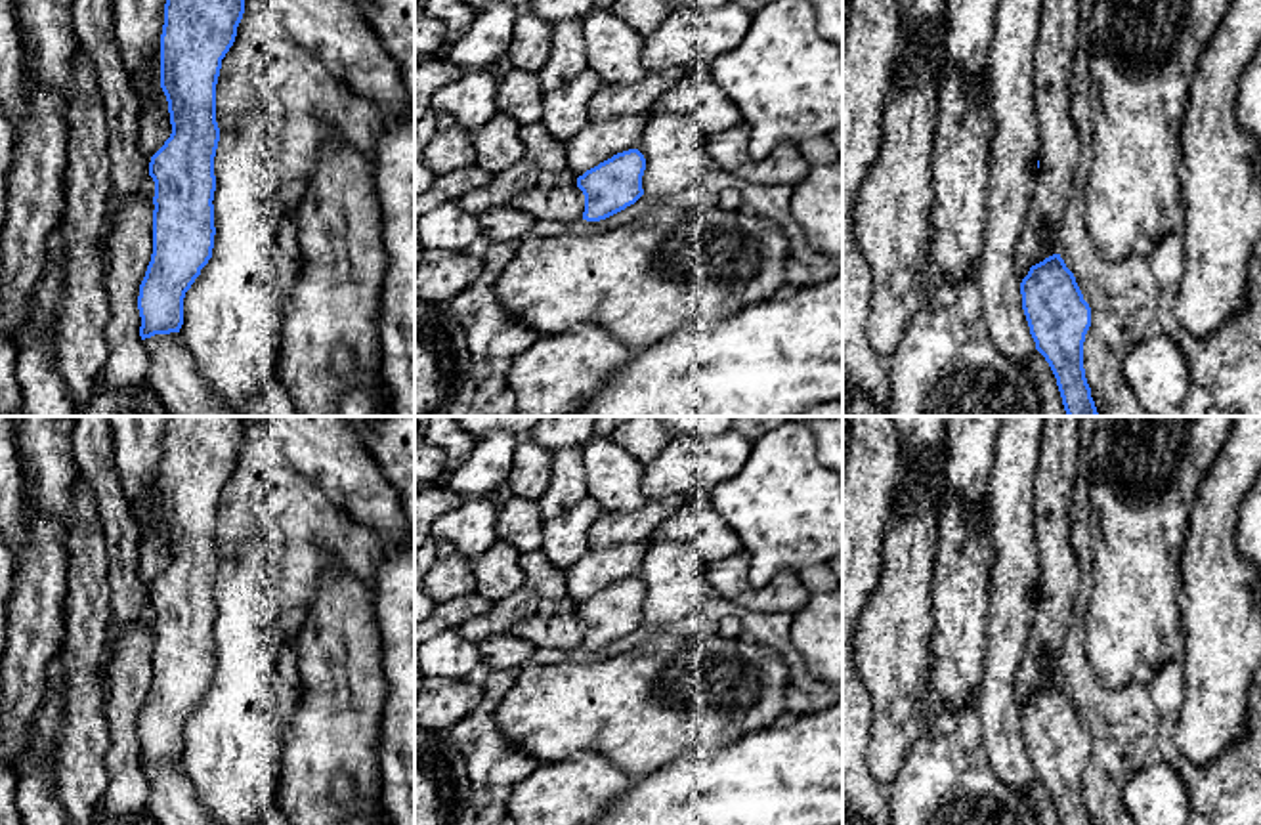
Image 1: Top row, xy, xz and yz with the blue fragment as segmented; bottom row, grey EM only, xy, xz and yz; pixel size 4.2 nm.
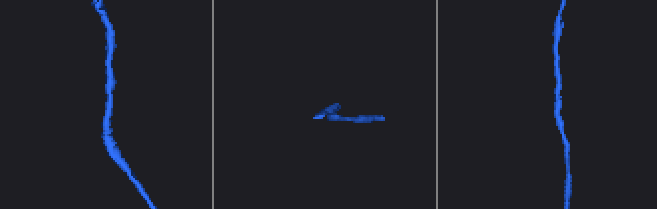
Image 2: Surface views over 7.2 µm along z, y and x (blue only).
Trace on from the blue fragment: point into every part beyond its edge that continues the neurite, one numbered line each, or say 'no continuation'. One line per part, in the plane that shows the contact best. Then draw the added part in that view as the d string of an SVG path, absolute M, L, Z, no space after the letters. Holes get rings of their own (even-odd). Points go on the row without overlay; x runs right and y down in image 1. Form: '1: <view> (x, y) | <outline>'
no continuation

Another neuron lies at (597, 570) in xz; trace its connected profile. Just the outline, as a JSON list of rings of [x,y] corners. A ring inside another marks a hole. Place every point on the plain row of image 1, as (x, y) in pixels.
[[[650,540],[625,542],[604,550],[588,548],[566,569],[569,598],[579,605],[617,581],[636,577],[648,546]]]

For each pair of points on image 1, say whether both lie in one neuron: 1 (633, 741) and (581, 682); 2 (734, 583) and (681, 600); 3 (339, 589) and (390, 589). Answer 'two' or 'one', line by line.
1: one
2: two
3: two

